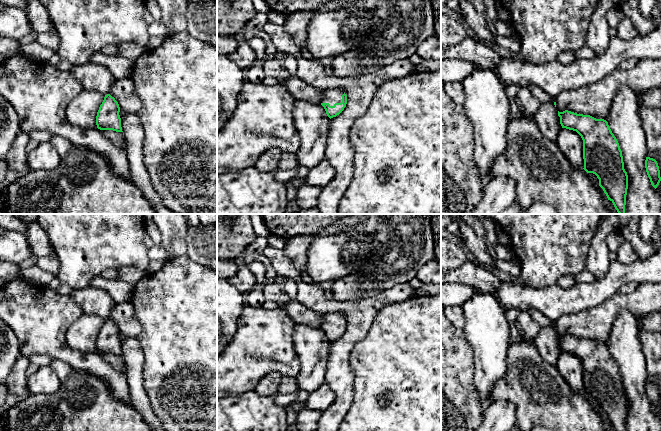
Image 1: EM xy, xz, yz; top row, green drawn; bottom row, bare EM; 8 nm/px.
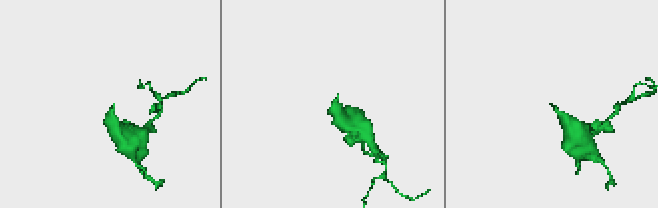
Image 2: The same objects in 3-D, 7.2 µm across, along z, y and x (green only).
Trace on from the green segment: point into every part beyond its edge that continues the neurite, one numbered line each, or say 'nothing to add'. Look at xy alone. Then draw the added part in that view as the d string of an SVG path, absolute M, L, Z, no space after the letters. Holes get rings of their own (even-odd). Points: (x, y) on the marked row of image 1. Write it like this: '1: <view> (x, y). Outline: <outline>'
nothing to add

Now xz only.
1: xz (334, 95). Outline: M331 88L323 90L324 98L322 103L329 103L330 106L334 106L335 103L342 102L342 95L344 92L339 88Z

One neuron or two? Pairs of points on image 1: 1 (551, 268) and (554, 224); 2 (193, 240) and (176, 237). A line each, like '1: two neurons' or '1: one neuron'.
1: one neuron
2: two neurons

